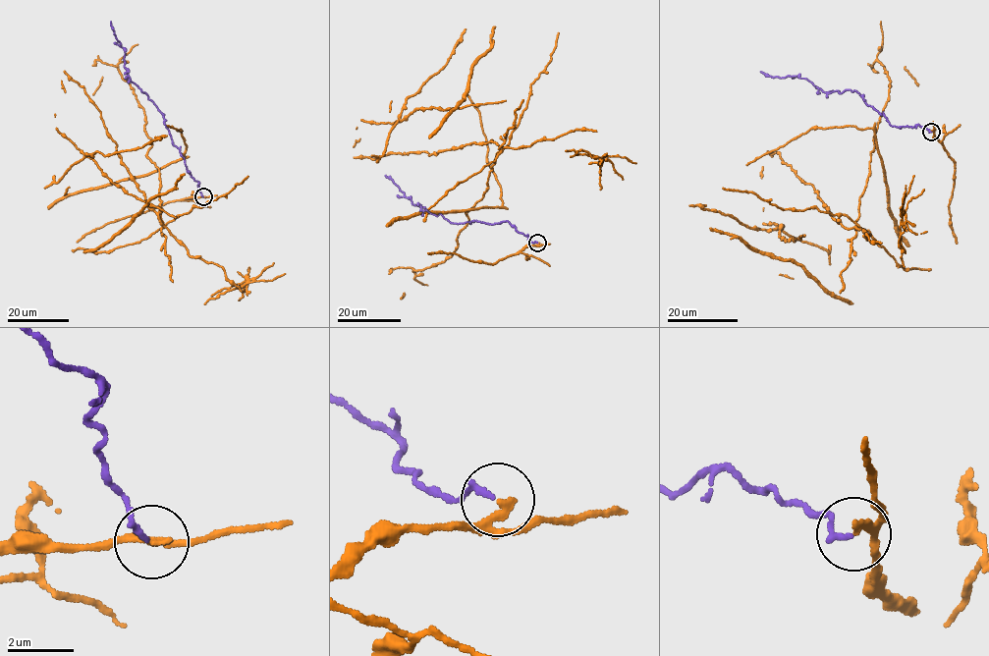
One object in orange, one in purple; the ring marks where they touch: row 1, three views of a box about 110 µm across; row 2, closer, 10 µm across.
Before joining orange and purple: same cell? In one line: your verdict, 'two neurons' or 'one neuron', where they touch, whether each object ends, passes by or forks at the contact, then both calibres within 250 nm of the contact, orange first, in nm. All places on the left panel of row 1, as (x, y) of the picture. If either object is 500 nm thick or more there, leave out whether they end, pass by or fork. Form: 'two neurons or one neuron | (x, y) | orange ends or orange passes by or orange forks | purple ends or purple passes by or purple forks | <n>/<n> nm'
two neurons | (203, 196) | orange passes by | purple ends | 150/170 nm

